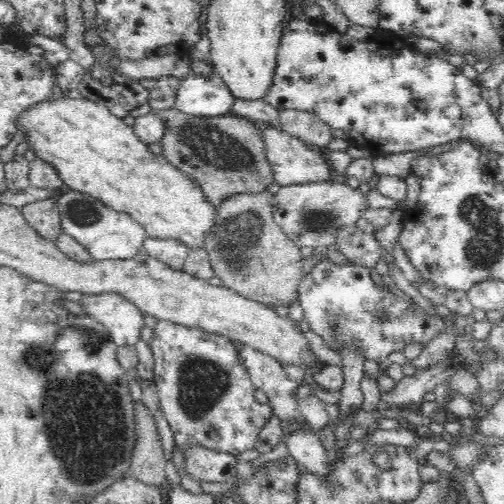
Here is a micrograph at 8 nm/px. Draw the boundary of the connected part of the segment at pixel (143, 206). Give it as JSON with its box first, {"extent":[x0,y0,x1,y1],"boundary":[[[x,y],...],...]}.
{"extent":[16,94,215,246],"boundary":[[[52,94],[46,98],[37,100],[29,104],[24,110],[16,116],[16,132],[20,134],[20,138],[24,138],[24,142],[28,144],[29,150],[34,152],[35,156],[45,160],[61,178],[61,182],[66,184],[72,191],[89,194],[98,201],[103,202],[108,208],[116,210],[116,212],[129,214],[136,222],[139,222],[145,229],[147,236],[172,237],[184,241],[188,246],[203,246],[203,236],[211,227],[215,209],[210,204],[204,202],[200,189],[188,180],[188,177],[179,170],[176,170],[169,162],[166,162],[161,155],[155,155],[148,149],[148,144],[142,142],[133,132],[132,127],[126,126],[123,120],[112,114],[106,105],[100,104],[89,98],[70,98],[70,96],[60,96],[60,98],[52,98]]]}

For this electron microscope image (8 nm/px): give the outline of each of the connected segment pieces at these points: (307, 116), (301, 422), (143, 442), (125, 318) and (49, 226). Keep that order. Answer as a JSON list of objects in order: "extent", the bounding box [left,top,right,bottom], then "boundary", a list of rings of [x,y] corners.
[{"extent":[275,110,333,149],"boundary":[[[282,110],[275,123],[281,130],[298,137],[315,149],[323,149],[333,138],[330,126],[306,110]]]},{"extent":[239,344,322,439],"boundary":[[[239,344],[241,357],[246,365],[248,376],[250,376],[252,384],[255,388],[263,390],[268,397],[267,405],[270,407],[271,416],[278,418],[280,420],[283,429],[291,434],[307,434],[311,432],[313,436],[318,439],[322,436],[322,428],[312,427],[310,423],[306,420],[306,417],[302,415],[300,411],[300,400],[299,389],[302,383],[296,380],[290,380],[288,374],[282,369],[282,363],[272,357],[272,355],[266,354],[260,350],[250,348],[244,344]]]},{"extent":[128,402,167,489],"boundary":[[[142,402],[136,407],[136,433],[138,442],[129,465],[128,476],[154,489],[163,489],[167,485],[165,464],[160,436],[156,422]]]},{"extent":[78,294,143,348],"boundary":[[[80,294],[78,302],[84,316],[102,326],[119,348],[141,339],[143,315],[121,294]]]},{"extent":[21,196,62,240],"boundary":[[[55,196],[28,202],[22,206],[21,213],[28,224],[44,237],[55,240],[58,233],[62,231],[58,198]]]}]

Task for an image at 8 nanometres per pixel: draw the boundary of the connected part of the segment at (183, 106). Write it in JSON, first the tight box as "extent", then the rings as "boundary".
{"extent":[173,70,235,116],"boundary":[[[190,70],[180,81],[173,108],[195,116],[222,116],[232,113],[235,99],[216,70],[207,73]]]}

